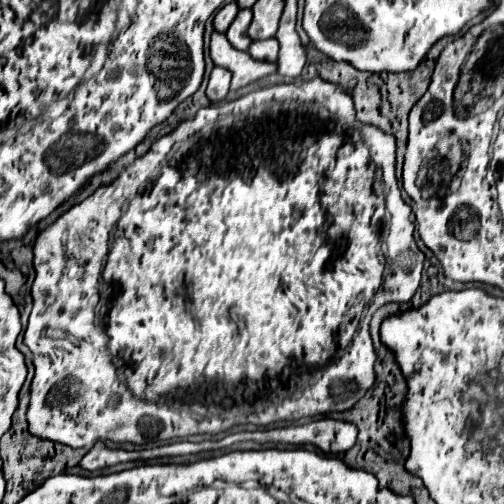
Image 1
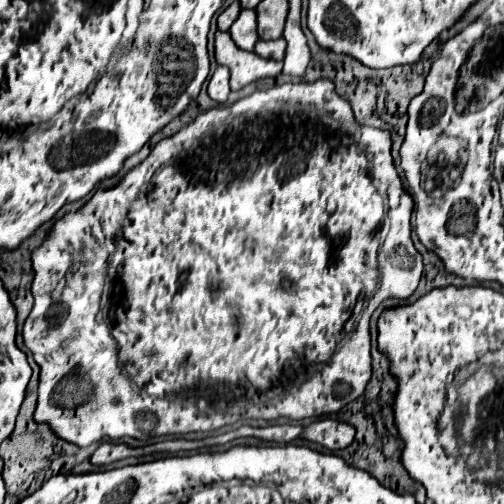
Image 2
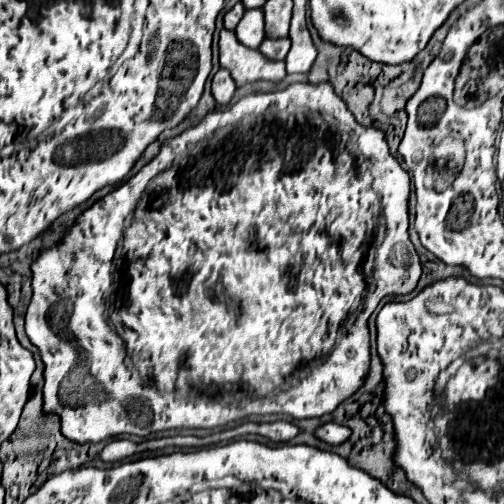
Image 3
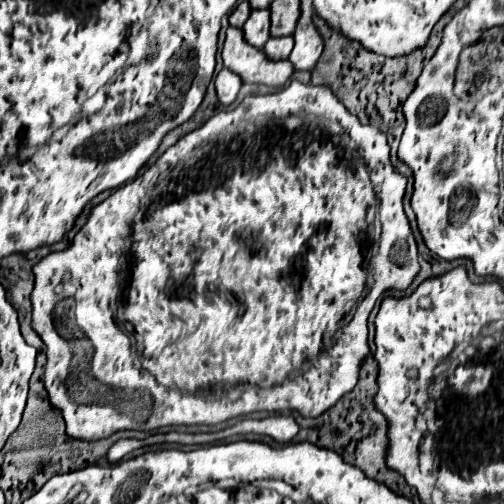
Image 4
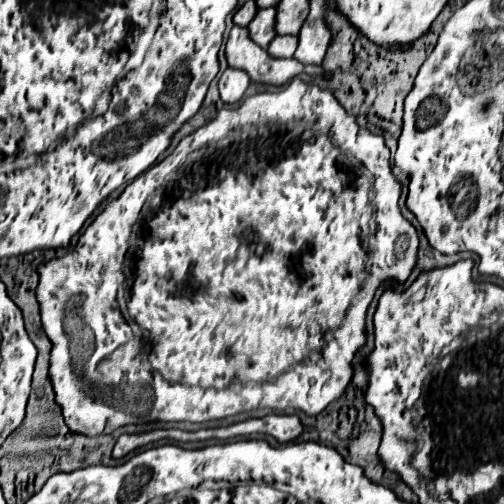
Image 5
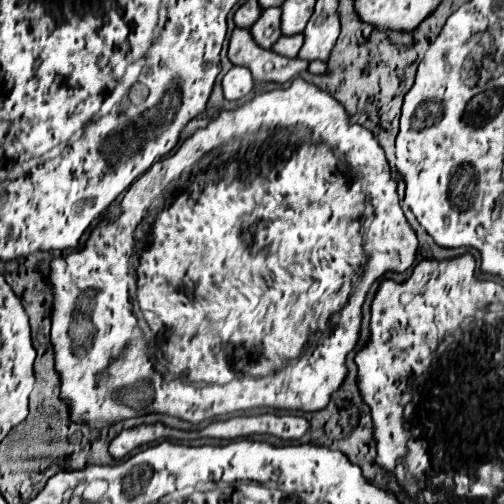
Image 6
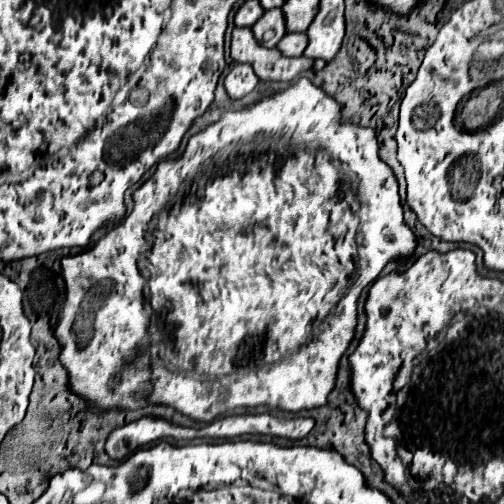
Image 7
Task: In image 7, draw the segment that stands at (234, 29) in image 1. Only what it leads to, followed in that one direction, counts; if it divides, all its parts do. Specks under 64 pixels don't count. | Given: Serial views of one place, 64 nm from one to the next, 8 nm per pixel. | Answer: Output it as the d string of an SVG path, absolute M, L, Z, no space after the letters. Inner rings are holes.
M280 8L266 10L264 16L252 26L252 32L262 46L274 48L286 34L286 22L284 22L282 10Z

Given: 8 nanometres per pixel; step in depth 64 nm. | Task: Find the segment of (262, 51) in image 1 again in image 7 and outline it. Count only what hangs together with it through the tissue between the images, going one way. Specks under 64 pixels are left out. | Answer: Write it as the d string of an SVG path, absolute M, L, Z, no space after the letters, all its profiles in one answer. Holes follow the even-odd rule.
M286 34L280 44L276 46L280 52L302 52L308 46L308 36L306 34Z

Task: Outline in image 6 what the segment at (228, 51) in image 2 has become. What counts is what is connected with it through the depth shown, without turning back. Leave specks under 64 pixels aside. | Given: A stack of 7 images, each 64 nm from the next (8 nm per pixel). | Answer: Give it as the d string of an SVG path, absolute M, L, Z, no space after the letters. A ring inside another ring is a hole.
M236 28L230 38L228 58L232 64L250 68L254 80L258 82L288 82L296 78L300 72L308 70L308 60L280 56L272 50L264 50L256 46L250 30Z

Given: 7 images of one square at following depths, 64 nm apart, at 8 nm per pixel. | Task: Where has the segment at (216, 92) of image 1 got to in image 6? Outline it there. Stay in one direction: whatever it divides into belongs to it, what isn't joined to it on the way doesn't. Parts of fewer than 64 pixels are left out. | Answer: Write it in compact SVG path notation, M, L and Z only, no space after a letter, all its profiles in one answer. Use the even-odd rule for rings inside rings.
M232 66L232 70L222 78L224 98L226 100L240 100L254 88L252 72L244 66Z

